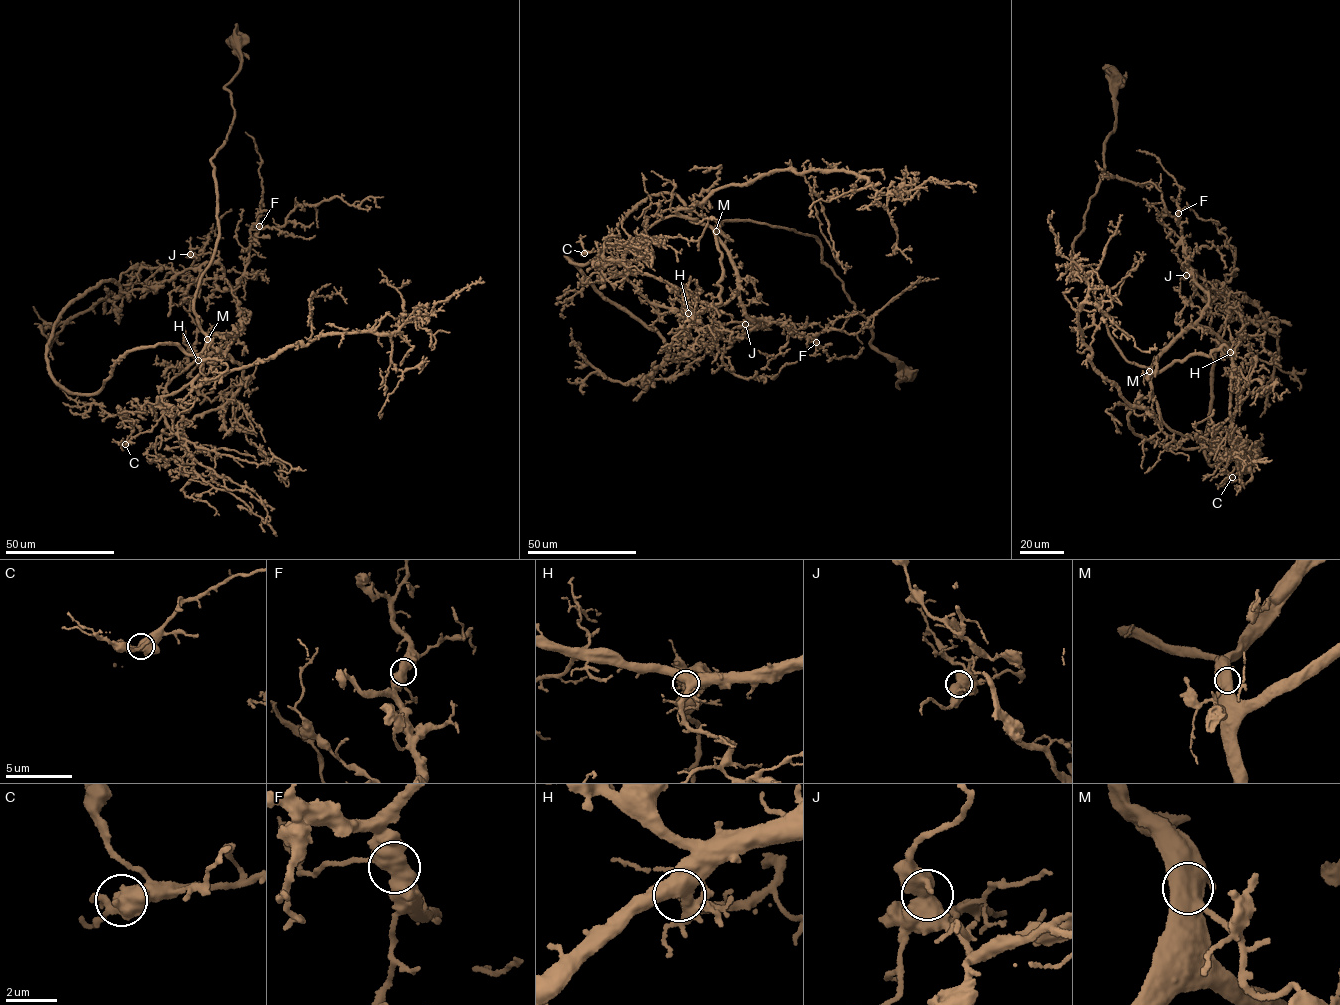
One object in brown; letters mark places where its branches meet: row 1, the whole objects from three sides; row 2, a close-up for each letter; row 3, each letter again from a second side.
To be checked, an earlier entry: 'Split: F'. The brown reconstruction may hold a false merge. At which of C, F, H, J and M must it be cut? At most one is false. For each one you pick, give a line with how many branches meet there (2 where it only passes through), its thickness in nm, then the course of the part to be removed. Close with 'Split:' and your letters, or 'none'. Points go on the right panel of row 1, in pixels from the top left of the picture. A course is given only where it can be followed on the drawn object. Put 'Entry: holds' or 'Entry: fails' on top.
Entry: fails
Split: none

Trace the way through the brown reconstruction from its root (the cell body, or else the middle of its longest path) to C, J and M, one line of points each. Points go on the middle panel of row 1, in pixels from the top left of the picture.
C: (904, 375), (870, 343), (811, 235), (739, 219), (716, 232), (673, 216), (633, 246), (584, 253)
J: (904, 375), (870, 343), (817, 240), (792, 228), (735, 219), (718, 229), (747, 316), (766, 327), (745, 324)
M: (904, 375), (870, 343), (866, 319), (820, 259), (822, 247), (814, 236), (749, 220), (725, 221), (716, 231)

